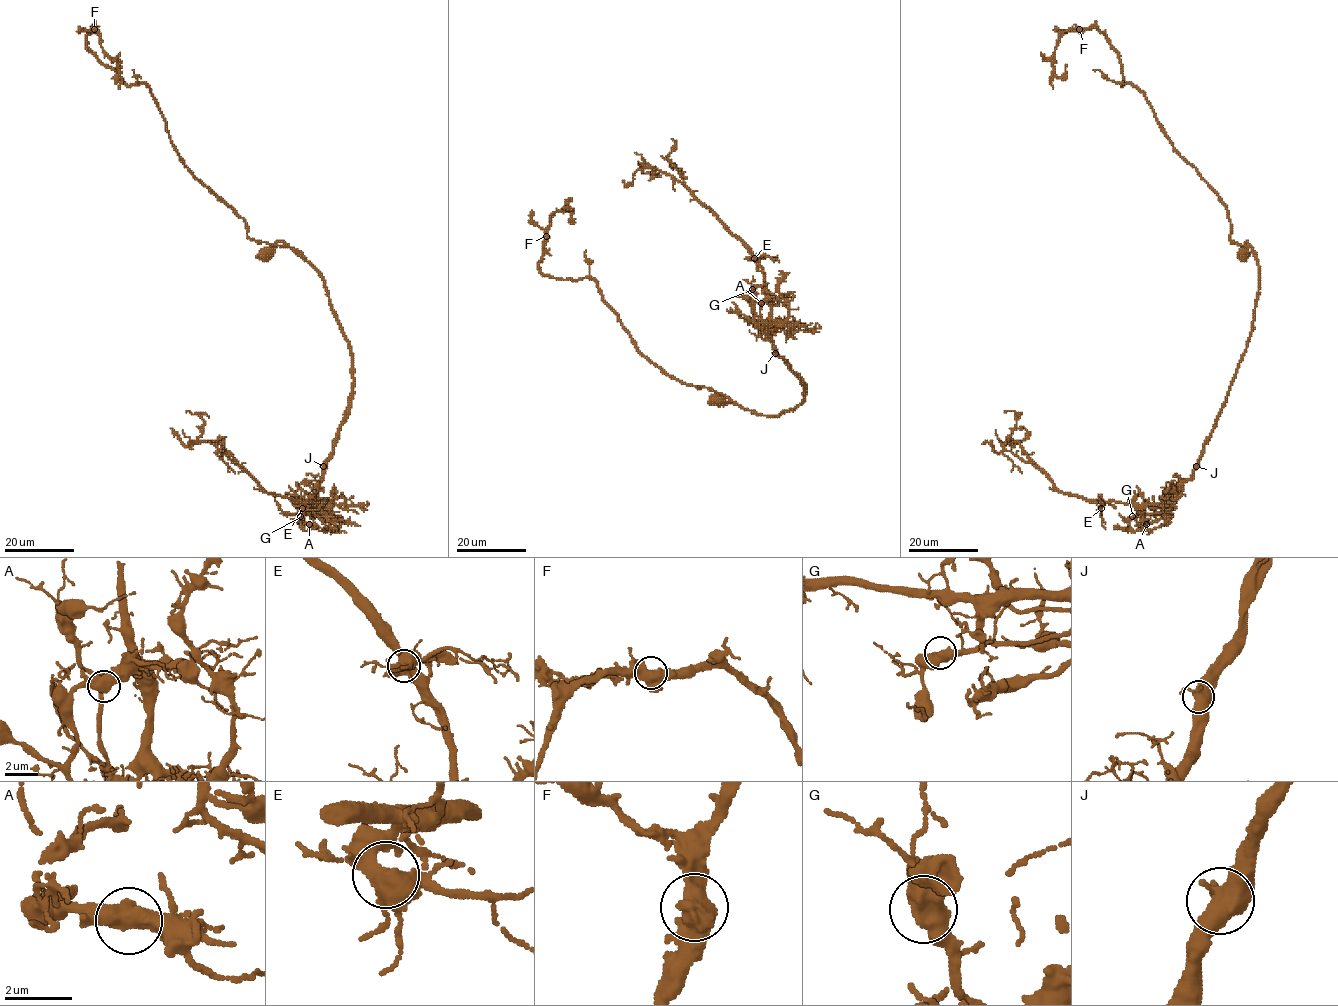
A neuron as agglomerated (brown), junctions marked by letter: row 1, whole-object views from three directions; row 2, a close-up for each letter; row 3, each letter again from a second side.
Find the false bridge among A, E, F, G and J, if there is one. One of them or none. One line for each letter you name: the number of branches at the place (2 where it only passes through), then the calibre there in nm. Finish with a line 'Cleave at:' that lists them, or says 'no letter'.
Cleave at: no letter

